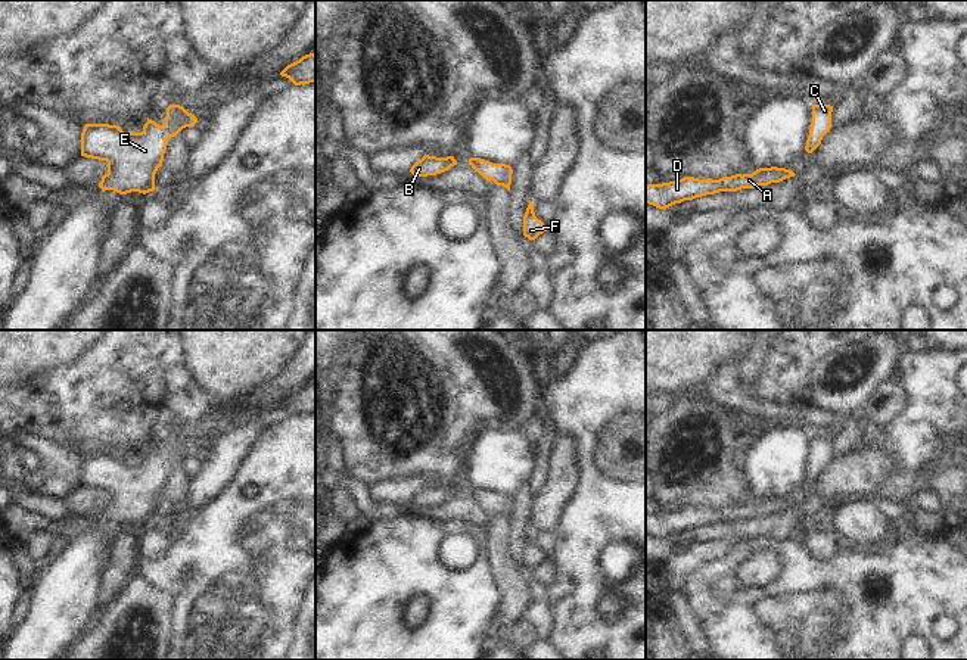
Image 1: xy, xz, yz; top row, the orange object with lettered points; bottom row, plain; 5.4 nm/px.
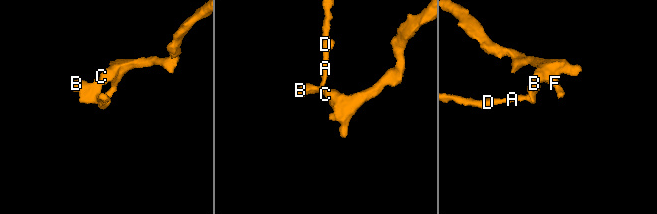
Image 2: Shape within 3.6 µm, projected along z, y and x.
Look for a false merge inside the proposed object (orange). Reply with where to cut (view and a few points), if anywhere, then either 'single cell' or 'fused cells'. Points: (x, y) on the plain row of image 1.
no cut; single cell

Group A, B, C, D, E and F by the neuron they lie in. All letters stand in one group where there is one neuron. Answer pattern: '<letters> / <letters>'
A B C D E F

